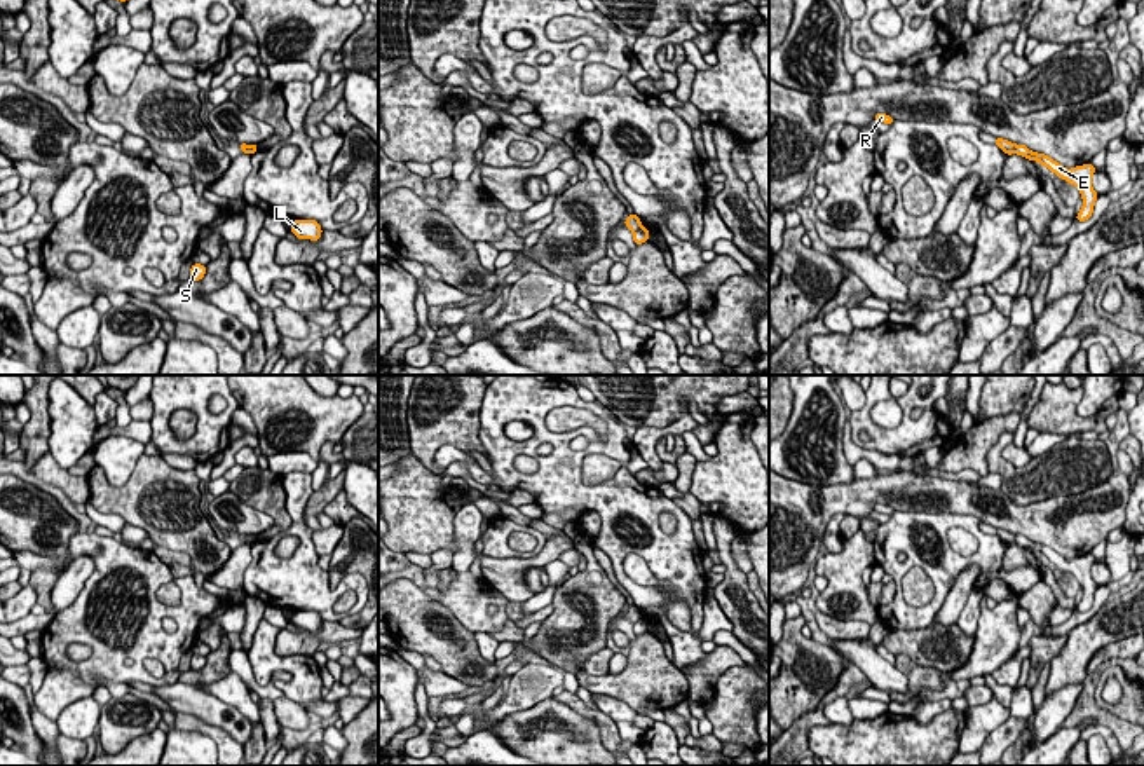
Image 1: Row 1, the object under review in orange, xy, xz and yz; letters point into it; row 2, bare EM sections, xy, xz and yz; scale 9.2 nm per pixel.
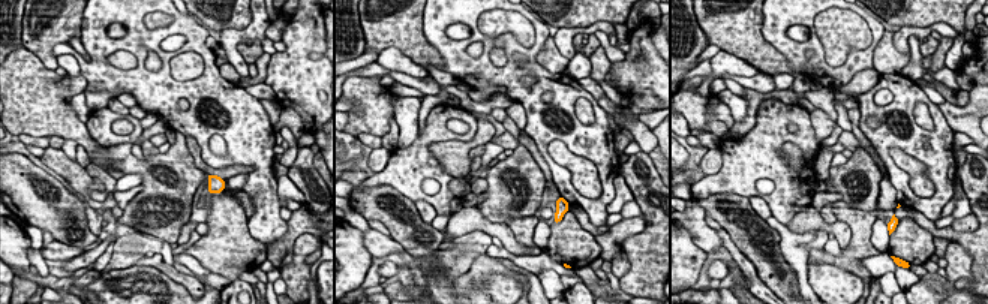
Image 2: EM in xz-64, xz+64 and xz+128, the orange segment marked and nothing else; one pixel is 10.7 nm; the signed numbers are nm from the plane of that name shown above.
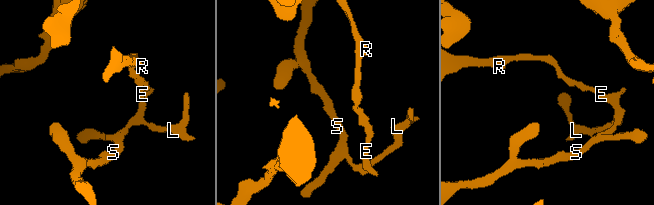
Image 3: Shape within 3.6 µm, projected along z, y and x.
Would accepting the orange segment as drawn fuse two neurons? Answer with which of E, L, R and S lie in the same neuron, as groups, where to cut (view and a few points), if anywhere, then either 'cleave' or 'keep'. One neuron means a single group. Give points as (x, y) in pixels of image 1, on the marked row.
E L S / R | xz (642, 225), (633, 232) | cleave

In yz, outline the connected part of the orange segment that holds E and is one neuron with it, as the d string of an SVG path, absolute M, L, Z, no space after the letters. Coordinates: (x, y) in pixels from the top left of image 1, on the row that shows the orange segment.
M1015 145L1015 154L1018 154L1029 161L1038 161L1041 166L1046 166L1059 178L1074 185L1083 197L1083 206L1081 206L1081 211L1076 215L1076 220L1085 222L1085 220L1092 218L1093 206L1099 197L1099 194L1092 188L1092 183L1090 183L1092 174L1095 173L1093 164L1086 162L1083 166L1066 169L1062 164L1059 164L1052 157L1048 157L1045 154L1032 152L1025 145Z

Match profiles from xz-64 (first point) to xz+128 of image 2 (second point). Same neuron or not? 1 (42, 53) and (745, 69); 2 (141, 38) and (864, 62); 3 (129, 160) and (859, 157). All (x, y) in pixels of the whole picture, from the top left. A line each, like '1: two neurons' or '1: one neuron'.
1: two neurons
2: one neuron
3: one neuron

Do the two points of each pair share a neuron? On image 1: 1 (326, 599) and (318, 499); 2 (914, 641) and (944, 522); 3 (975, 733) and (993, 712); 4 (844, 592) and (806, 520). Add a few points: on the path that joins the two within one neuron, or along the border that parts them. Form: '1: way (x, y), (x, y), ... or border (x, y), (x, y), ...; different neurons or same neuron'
1: border (314, 492), (306, 506), (306, 524), (313, 531); different neurons
2: border (933, 622), (925, 627), (890, 630); different neurons
3: way (977, 728), (987, 718); same neuron
4: border (820, 555), (815, 559); different neurons

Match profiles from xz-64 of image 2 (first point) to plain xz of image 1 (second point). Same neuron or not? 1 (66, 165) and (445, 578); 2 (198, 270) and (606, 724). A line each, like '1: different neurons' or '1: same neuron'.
1: same neuron
2: different neurons

